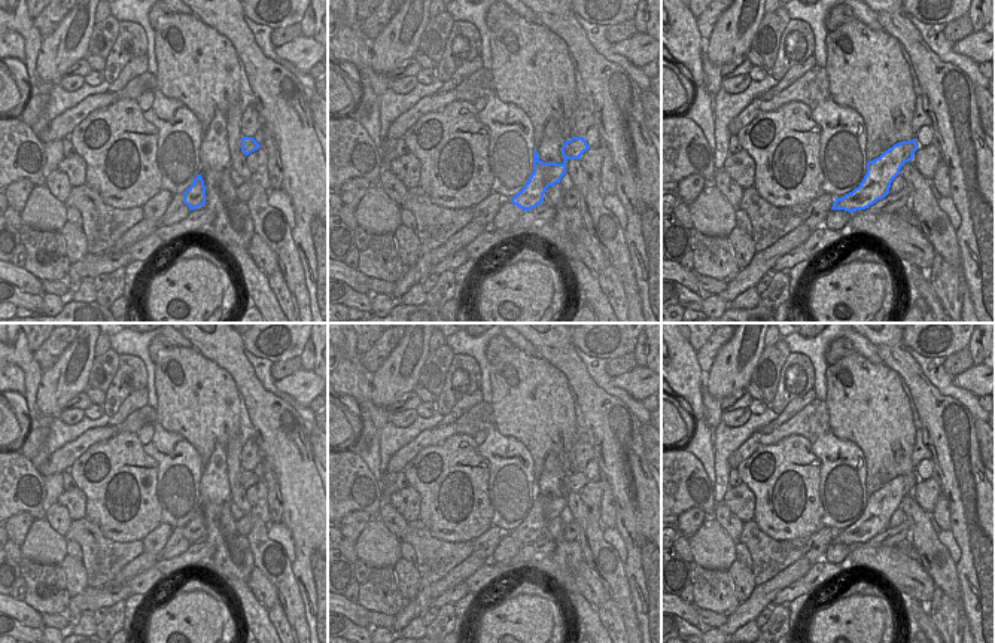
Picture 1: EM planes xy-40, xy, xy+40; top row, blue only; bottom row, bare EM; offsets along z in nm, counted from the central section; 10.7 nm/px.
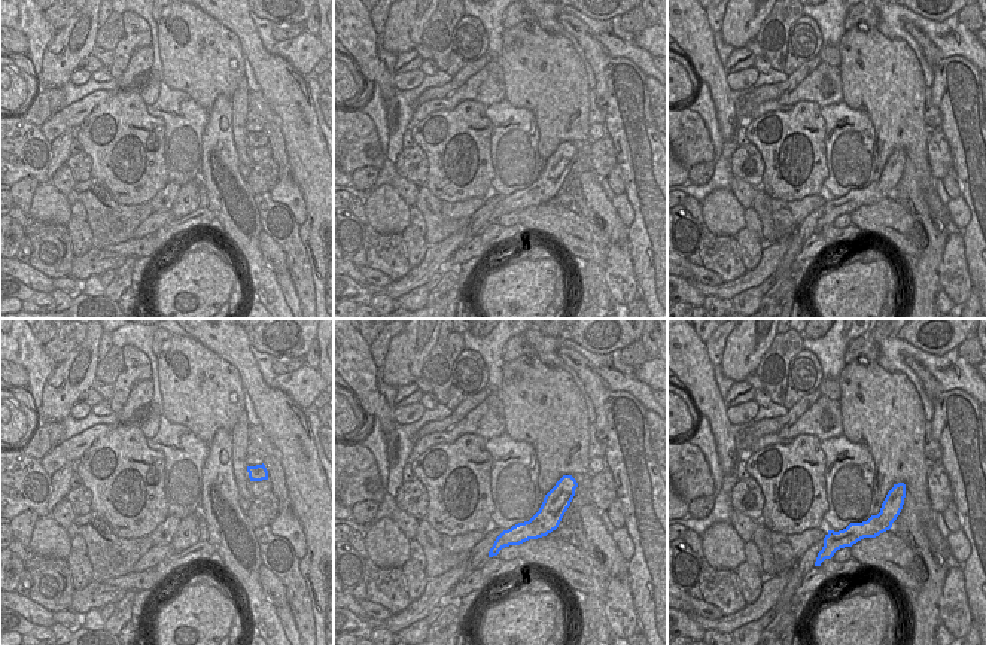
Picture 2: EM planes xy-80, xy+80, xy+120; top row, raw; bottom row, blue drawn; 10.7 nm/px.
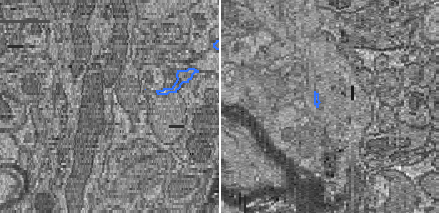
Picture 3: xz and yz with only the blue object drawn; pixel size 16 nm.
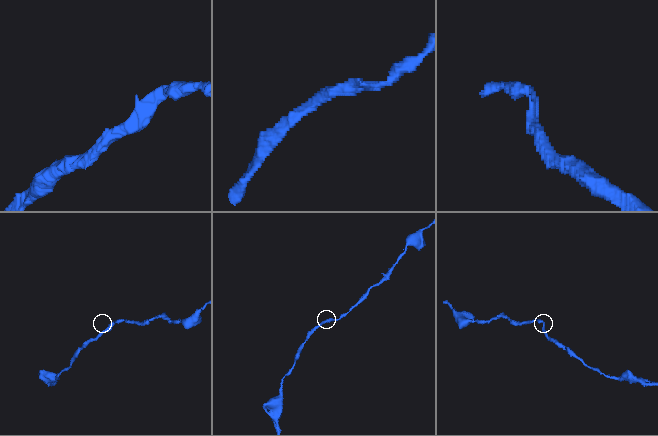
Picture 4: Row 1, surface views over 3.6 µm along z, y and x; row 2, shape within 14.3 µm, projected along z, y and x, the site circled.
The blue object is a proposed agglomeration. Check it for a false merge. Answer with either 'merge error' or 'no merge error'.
no merge error

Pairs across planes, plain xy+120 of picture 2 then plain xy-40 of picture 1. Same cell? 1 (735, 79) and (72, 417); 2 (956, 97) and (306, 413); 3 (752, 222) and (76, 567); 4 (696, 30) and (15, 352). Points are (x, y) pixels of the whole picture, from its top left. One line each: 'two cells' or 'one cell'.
1: one cell
2: two cells
3: two cells
4: two cells

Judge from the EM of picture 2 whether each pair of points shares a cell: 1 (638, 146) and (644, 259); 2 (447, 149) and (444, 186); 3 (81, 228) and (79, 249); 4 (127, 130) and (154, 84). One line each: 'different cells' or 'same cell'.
1: same cell
2: same cell
3: same cell
4: different cells

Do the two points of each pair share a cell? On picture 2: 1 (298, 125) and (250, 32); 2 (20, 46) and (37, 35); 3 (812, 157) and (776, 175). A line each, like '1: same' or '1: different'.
1: same
2: different
3: same

